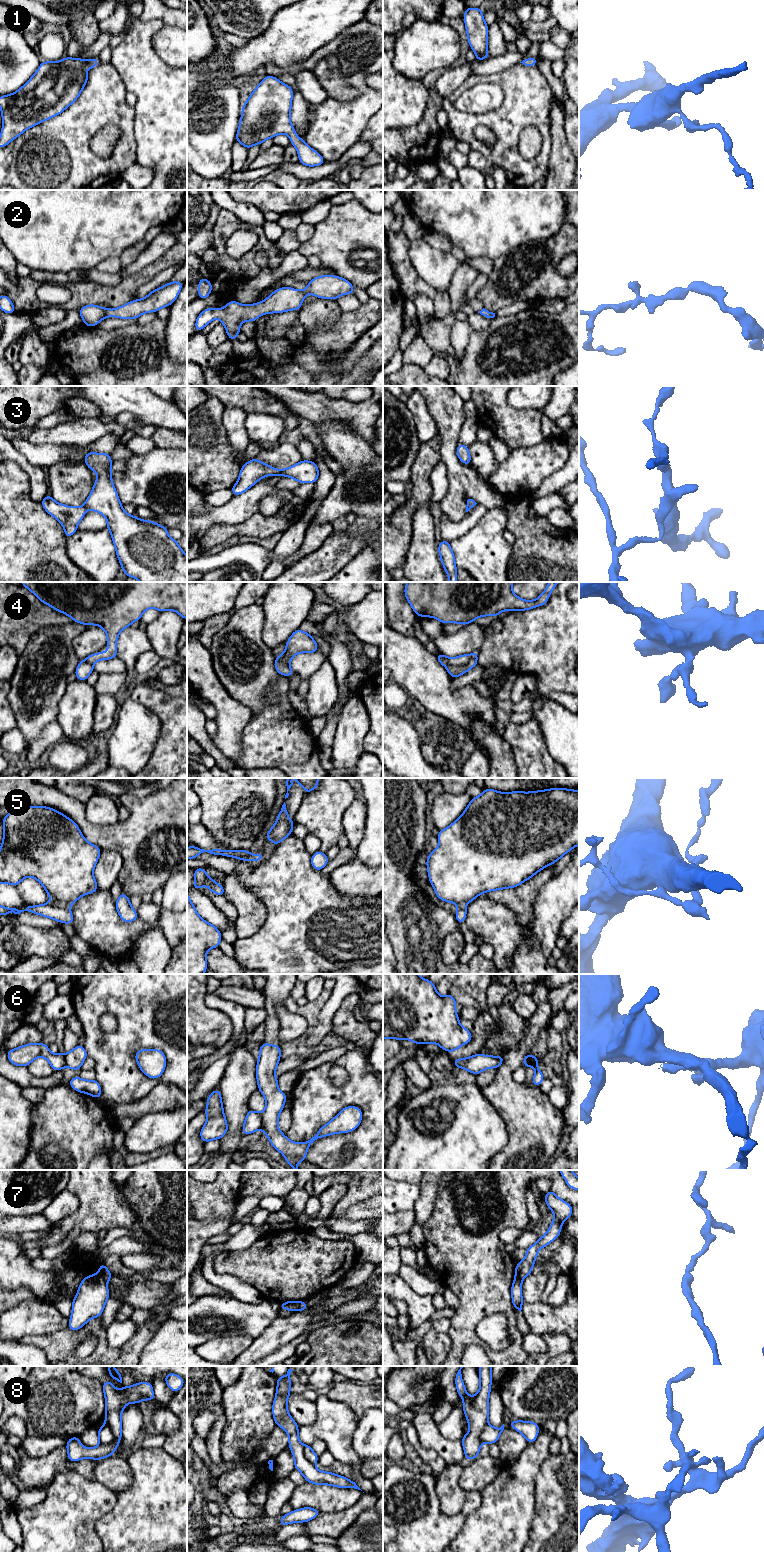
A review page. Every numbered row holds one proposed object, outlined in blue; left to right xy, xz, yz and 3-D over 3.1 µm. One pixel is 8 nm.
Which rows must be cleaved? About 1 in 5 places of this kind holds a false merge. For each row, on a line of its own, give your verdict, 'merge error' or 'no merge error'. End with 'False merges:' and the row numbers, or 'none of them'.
1: no merge error
2: no merge error
3: merge error
4: merge error
5: merge error
6: merge error
7: merge error
8: merge error
False merges: 3, 4, 5, 6, 7, 8

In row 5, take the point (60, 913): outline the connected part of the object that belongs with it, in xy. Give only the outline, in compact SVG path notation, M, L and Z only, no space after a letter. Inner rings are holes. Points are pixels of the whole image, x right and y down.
M47 902L43 905L31 905L28 906L25 910L18 910L16 908L7 908L5 906L0 905L0 916L1 915L9 916L11 911L14 914L20 914L21 912L28 911L40 916L45 916L47 918L56 920L61 923L71 924L71 925L73 924L74 921L73 914L68 906L64 906L56 903L50 903L50 902Z

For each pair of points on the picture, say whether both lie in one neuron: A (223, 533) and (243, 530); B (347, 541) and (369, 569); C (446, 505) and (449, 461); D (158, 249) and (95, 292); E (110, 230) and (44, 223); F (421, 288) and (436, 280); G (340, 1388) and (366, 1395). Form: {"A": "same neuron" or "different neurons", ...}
{"A": "same neuron", "B": "different neurons", "C": "same neuron", "D": "different neurons", "E": "same neuron", "F": "different neurons", "G": "same neuron"}

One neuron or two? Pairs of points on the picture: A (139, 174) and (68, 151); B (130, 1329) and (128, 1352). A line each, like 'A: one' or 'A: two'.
A: two
B: two

